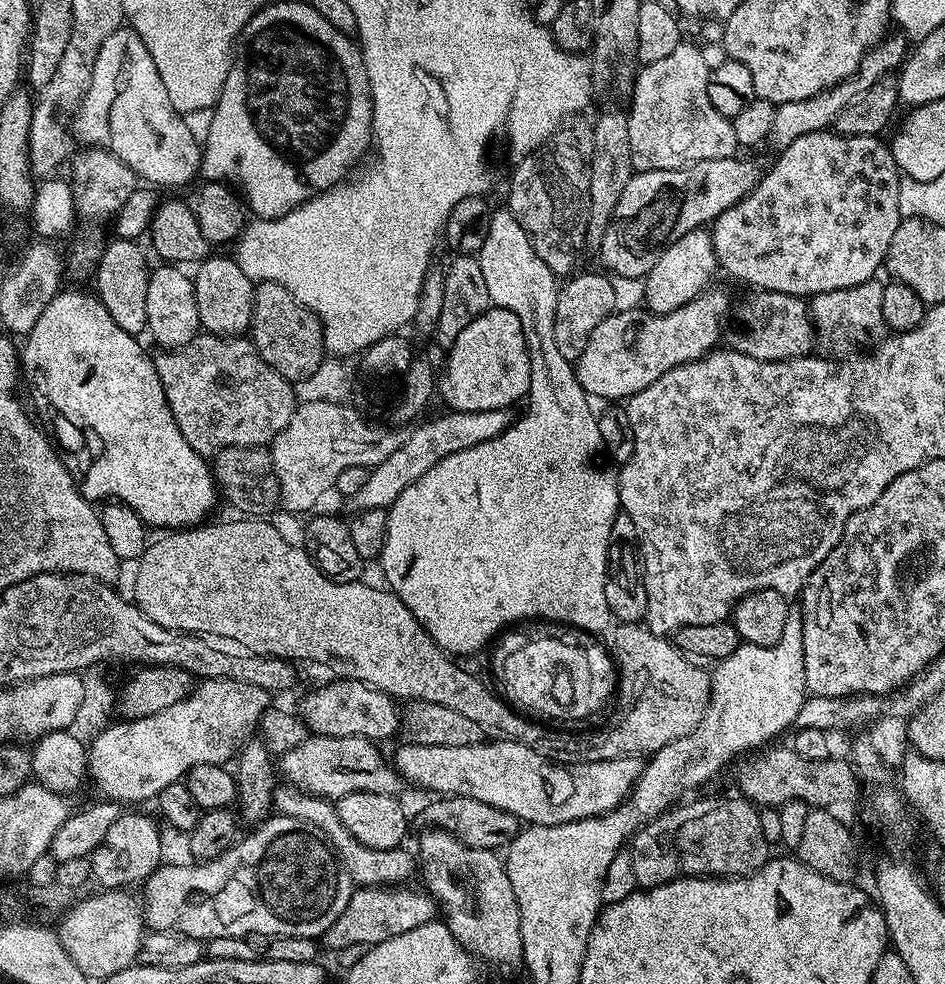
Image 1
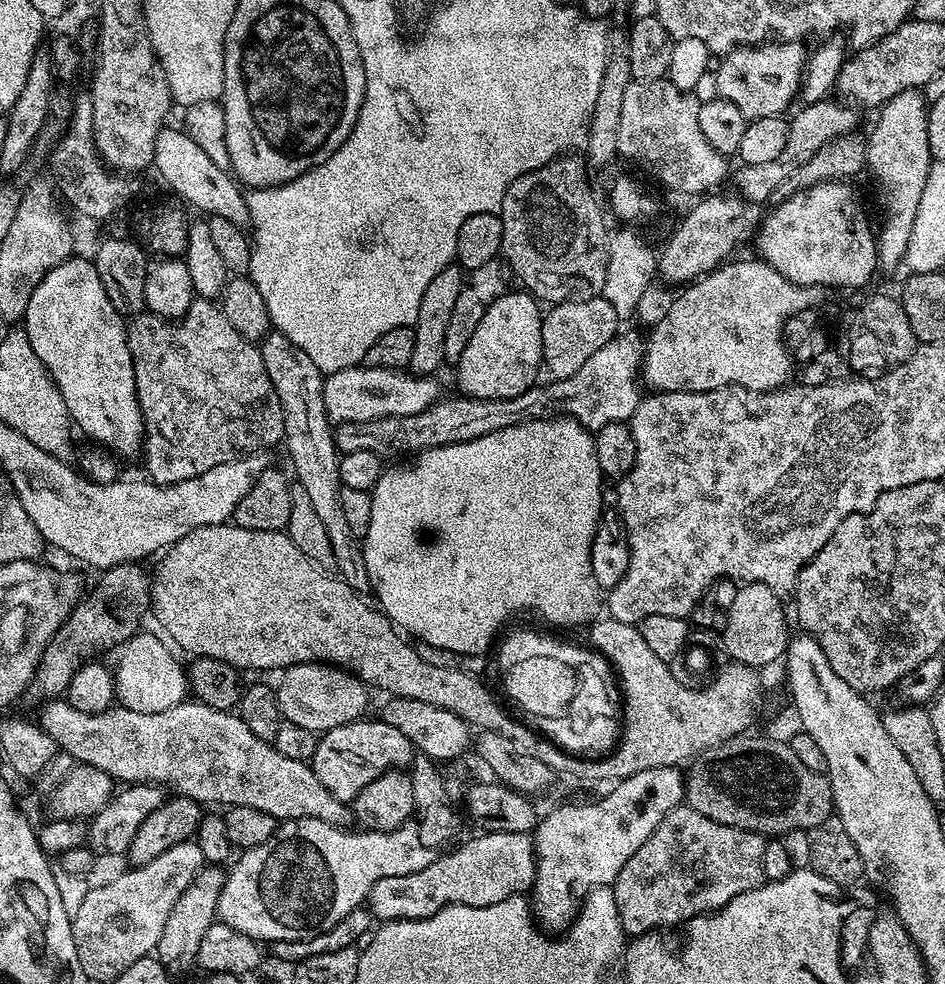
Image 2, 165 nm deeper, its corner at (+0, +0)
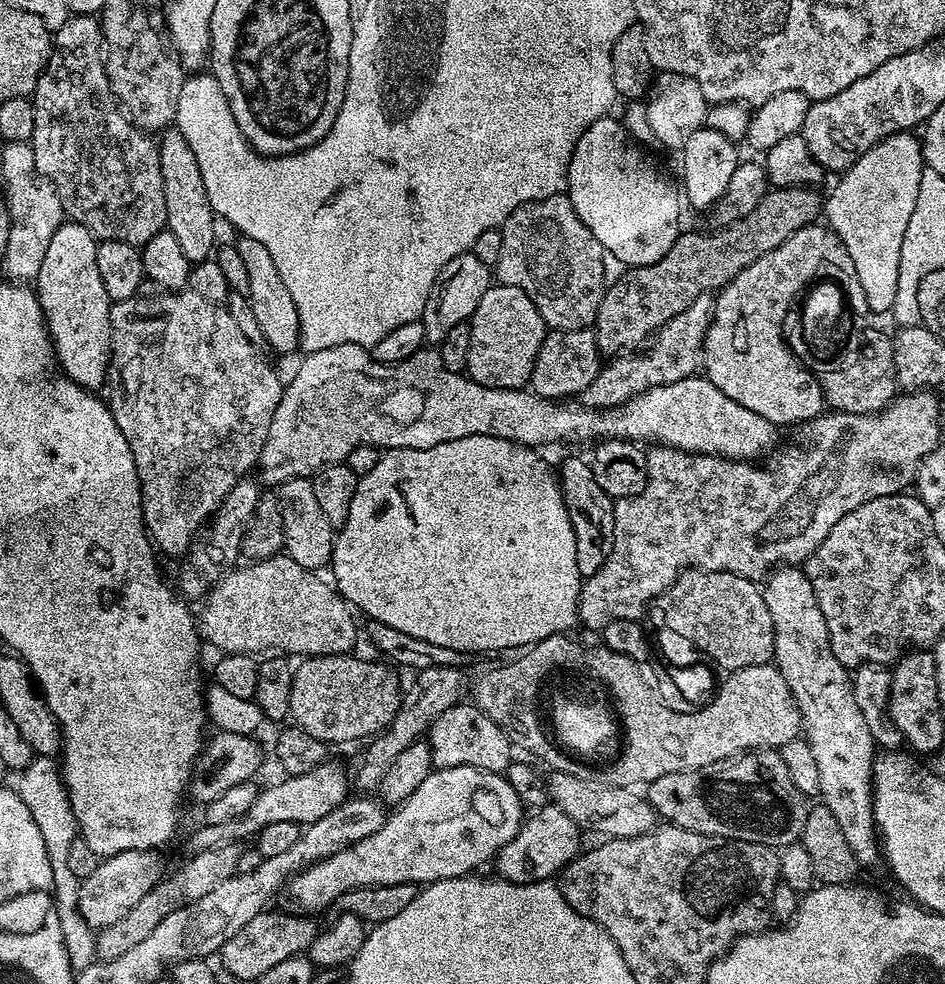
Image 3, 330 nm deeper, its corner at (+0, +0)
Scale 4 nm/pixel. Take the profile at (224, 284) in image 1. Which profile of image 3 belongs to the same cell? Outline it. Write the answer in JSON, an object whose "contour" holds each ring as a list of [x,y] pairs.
{"contour":[[[175,126],[163,129],[159,137],[160,165],[162,166],[162,190],[166,194],[166,225],[167,231],[178,238],[186,258],[193,265],[201,264],[203,260],[209,259],[217,247],[216,223],[218,217],[212,211],[210,198],[206,194],[206,186],[202,182],[202,173],[198,162],[195,161],[194,153],[186,138]]]}

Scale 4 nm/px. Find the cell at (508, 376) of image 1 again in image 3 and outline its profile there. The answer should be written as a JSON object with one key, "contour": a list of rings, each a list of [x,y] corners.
{"contour":[[[497,283],[488,288],[470,321],[468,379],[487,388],[523,389],[531,381],[534,362],[545,335],[544,317],[518,286]]]}

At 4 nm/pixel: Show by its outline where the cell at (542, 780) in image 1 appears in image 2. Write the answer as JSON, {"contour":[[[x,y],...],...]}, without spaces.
{"contour":[[[361,718],[334,726],[334,730],[323,733],[317,739],[316,752],[310,761],[318,782],[322,782],[322,786],[326,786],[334,798],[345,802],[355,800],[363,788],[374,782],[374,778],[393,770],[407,769],[412,763],[414,749],[406,734],[402,734],[402,730],[394,730],[394,726],[382,719],[368,719]]]}

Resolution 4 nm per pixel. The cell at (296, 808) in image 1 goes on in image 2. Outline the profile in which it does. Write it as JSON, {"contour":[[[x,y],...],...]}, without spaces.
{"contour":[[[189,698],[170,710],[158,710],[158,714],[142,714],[129,708],[110,706],[105,712],[78,710],[67,699],[50,699],[39,709],[38,723],[50,738],[54,738],[57,749],[72,757],[76,764],[89,764],[111,776],[113,781],[130,784],[154,784],[172,792],[196,800],[201,806],[224,804],[223,806],[254,806],[254,810],[266,810],[276,821],[285,818],[313,816],[337,828],[348,828],[354,816],[345,801],[334,798],[322,782],[313,774],[303,760],[286,758],[269,741],[258,738],[250,726],[242,722],[238,714],[214,710]]]}

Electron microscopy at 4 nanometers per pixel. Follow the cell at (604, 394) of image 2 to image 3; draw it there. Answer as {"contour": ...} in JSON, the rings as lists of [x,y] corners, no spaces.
{"contour":[[[711,295],[699,296],[686,310],[663,324],[643,350],[611,357],[601,367],[594,382],[582,389],[582,397],[584,396],[585,400],[583,403],[589,409],[617,408],[651,388],[670,382],[682,382],[682,378],[693,375],[702,360],[704,335],[708,333],[708,323],[712,321],[713,303]]]}

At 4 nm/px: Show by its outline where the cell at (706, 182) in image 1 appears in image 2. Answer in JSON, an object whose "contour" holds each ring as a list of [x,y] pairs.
{"contour":[[[825,98],[813,104],[804,104],[801,112],[788,120],[786,147],[782,149],[782,154],[778,154],[778,158],[774,158],[774,162],[739,165],[740,169],[736,172],[735,191],[743,196],[749,205],[760,204],[763,200],[770,199],[779,188],[783,189],[787,185],[790,174],[794,174],[798,166],[806,166],[806,162],[810,162],[810,158],[814,158],[814,154],[818,154],[822,146],[834,142],[839,136],[847,136],[857,131],[857,109],[851,103],[832,99]]]}

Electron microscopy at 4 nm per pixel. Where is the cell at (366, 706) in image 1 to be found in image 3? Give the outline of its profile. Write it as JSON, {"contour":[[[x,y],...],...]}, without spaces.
{"contour":[[[461,702],[450,706],[438,718],[432,721],[426,733],[428,748],[432,752],[432,762],[436,768],[454,766],[474,766],[488,772],[503,773],[511,767],[514,753],[508,736],[475,703]]]}

